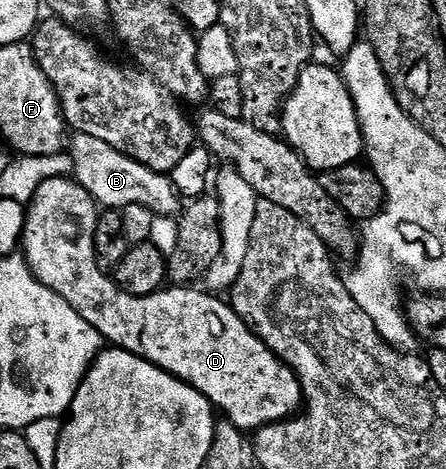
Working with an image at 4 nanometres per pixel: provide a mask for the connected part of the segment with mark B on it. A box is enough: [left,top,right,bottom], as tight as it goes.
[68,132,180,217]

